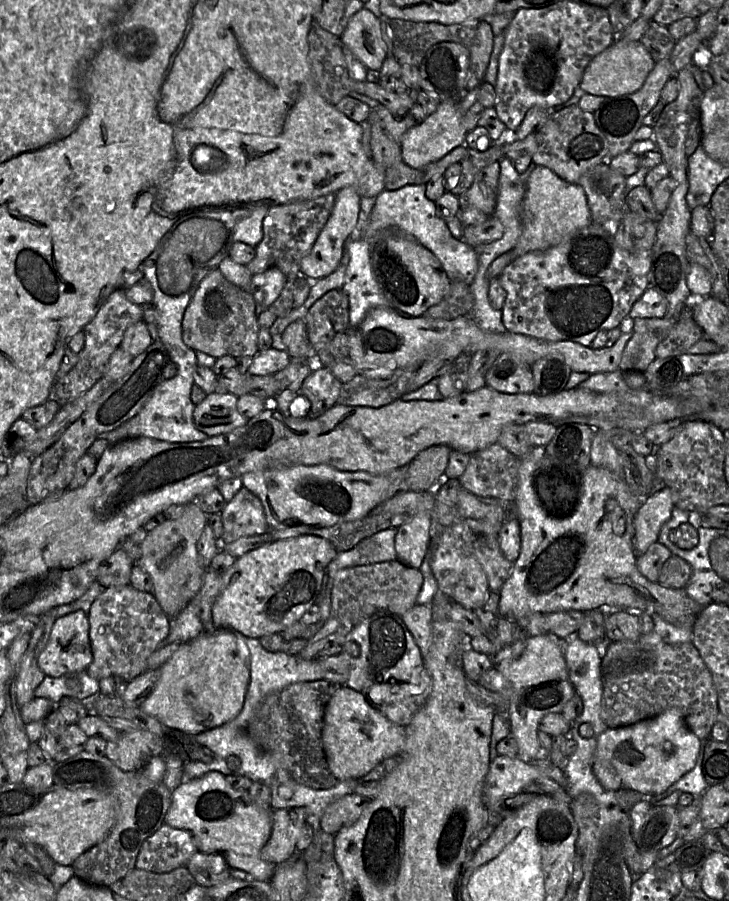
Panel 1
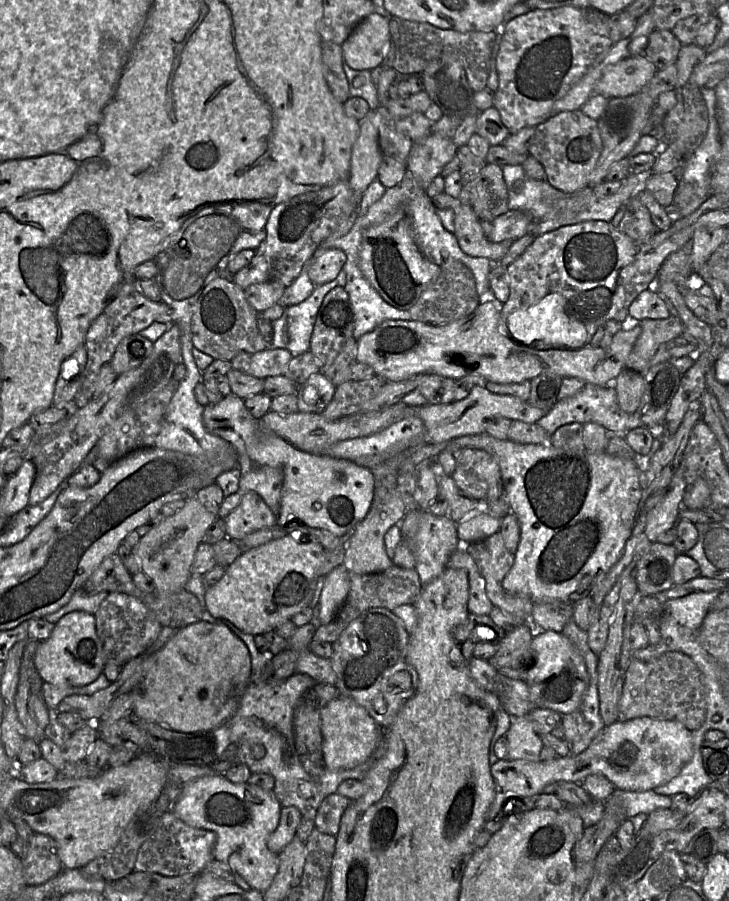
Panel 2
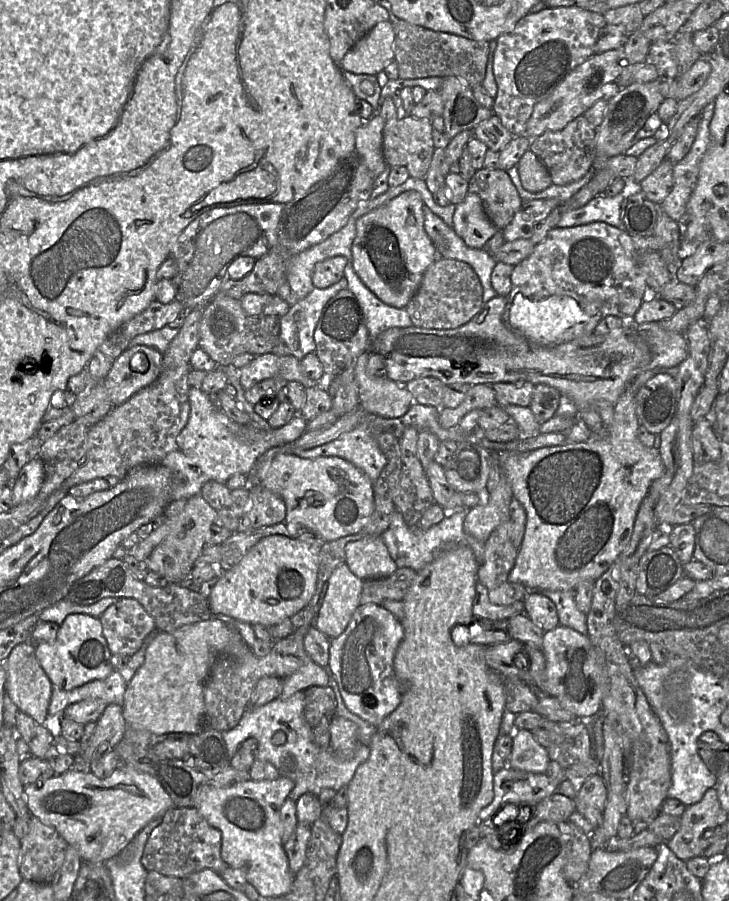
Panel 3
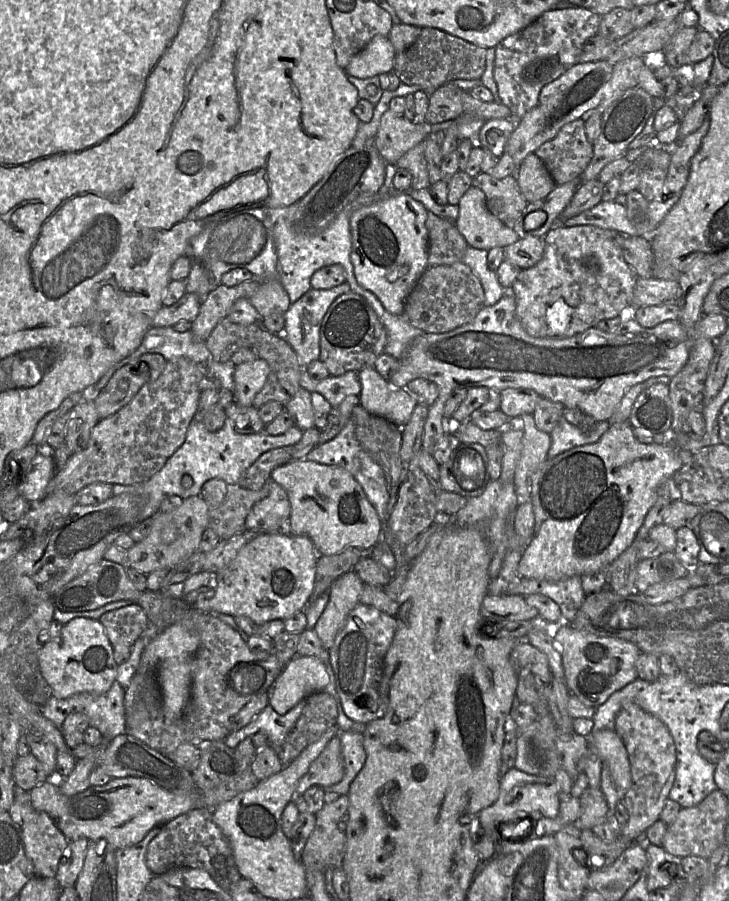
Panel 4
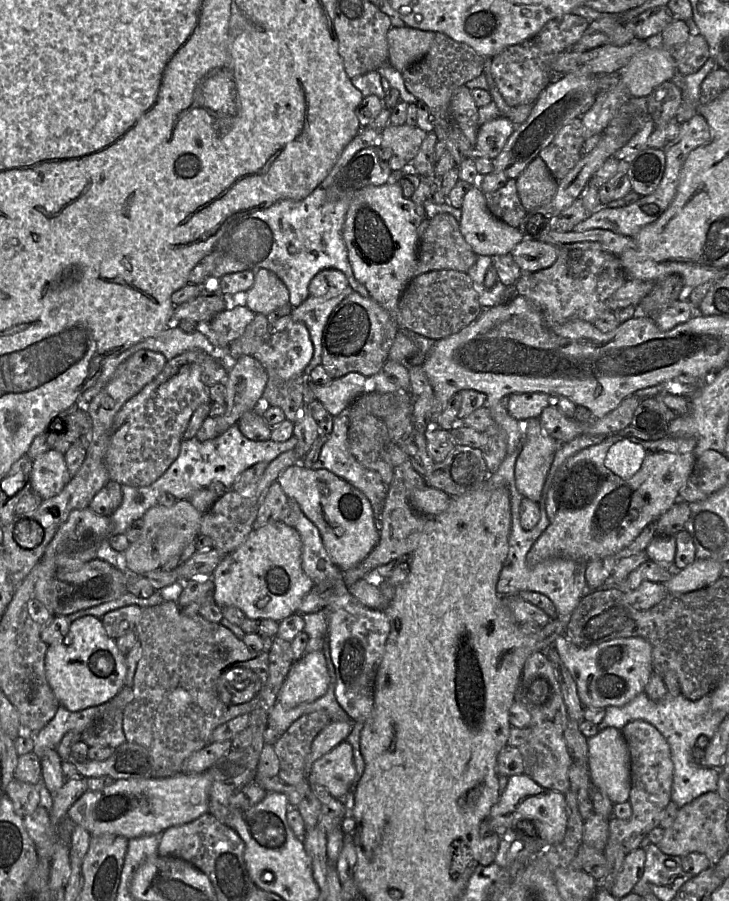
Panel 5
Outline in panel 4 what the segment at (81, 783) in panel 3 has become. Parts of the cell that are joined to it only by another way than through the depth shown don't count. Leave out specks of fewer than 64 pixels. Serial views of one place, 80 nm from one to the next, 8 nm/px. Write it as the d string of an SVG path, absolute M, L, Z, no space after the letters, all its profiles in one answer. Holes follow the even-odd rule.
M58 774L29 791L33 809L48 814L68 841L84 837L106 843L115 851L140 842L154 826L164 825L197 808L195 797L174 794L146 778L111 778L102 786L90 785L73 796L64 795L54 778L58 778Z

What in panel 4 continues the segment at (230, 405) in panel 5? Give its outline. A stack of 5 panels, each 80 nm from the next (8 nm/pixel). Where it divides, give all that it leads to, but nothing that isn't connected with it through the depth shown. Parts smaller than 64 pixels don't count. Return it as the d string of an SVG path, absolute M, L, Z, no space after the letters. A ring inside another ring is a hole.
M262 358L235 366L234 401L242 406L252 406L256 394L264 386L269 373L269 364Z

